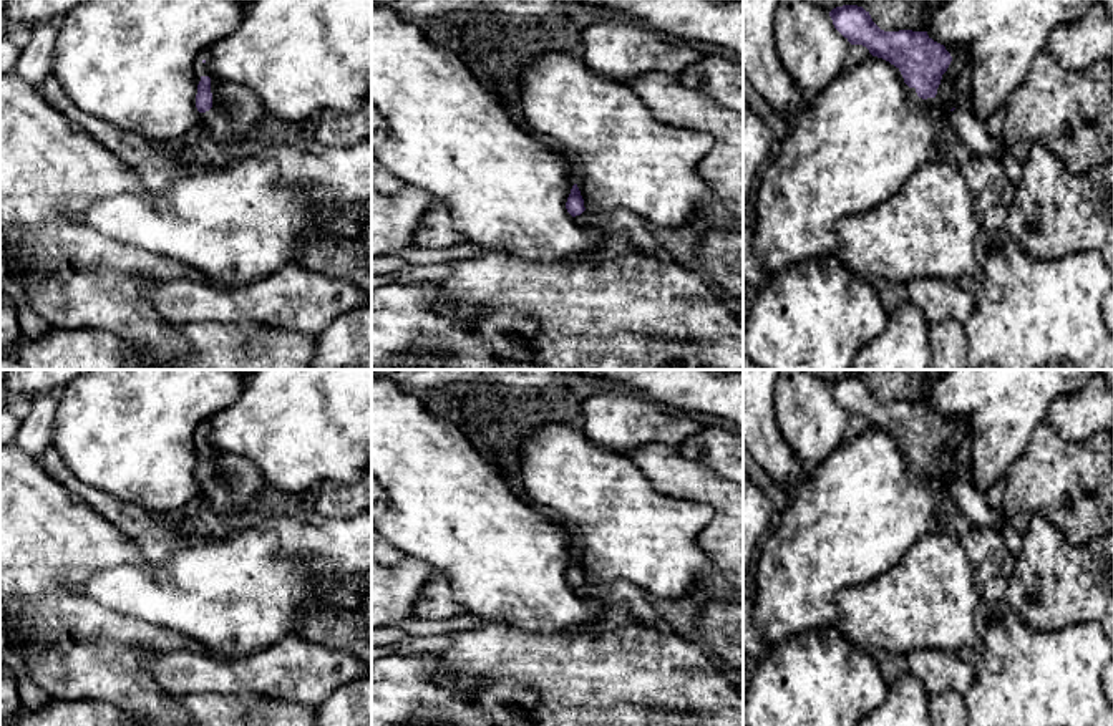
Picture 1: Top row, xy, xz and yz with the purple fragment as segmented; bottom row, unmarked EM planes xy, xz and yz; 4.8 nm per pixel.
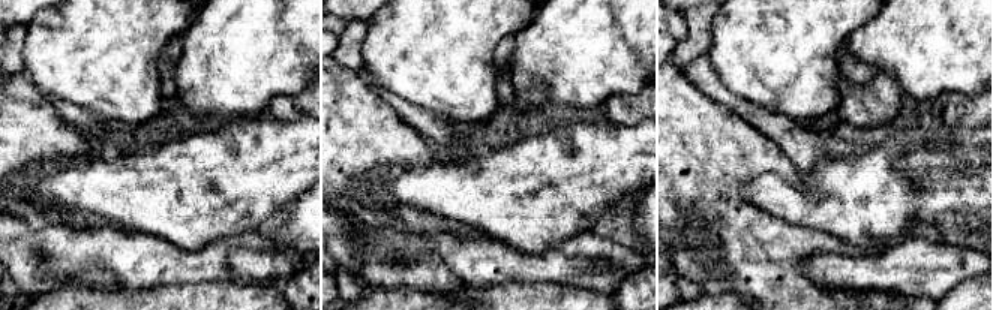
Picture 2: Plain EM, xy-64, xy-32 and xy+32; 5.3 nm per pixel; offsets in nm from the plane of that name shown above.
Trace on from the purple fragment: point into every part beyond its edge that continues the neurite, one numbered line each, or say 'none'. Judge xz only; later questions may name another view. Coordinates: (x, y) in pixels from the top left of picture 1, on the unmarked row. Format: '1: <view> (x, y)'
1: xz (644, 610)

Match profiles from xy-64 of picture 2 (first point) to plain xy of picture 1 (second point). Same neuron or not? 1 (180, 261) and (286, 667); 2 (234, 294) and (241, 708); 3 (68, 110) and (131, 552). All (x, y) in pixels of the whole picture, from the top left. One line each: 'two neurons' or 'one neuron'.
1: one neuron
2: one neuron
3: two neurons

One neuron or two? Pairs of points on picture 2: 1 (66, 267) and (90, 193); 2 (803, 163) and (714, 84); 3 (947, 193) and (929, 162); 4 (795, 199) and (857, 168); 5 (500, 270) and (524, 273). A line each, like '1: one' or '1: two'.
1: two
2: one
3: one
4: one
5: one

